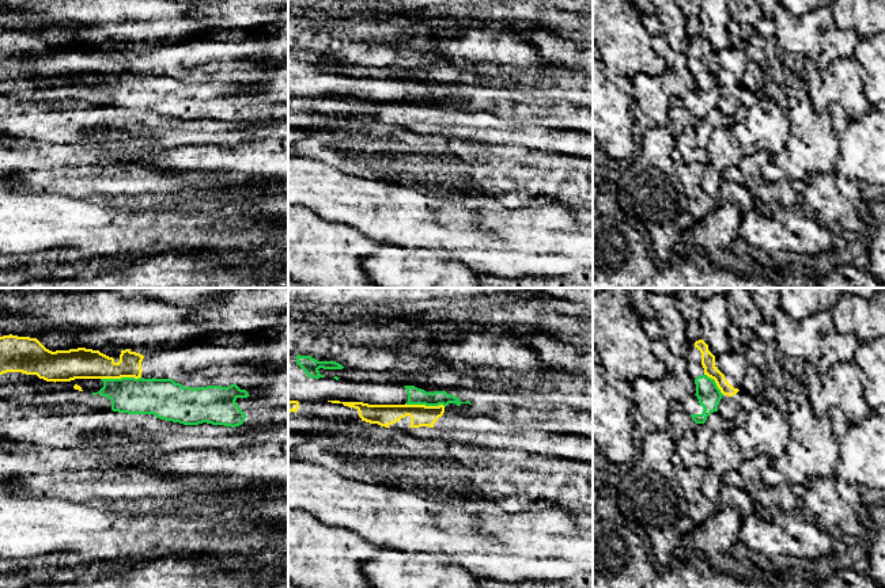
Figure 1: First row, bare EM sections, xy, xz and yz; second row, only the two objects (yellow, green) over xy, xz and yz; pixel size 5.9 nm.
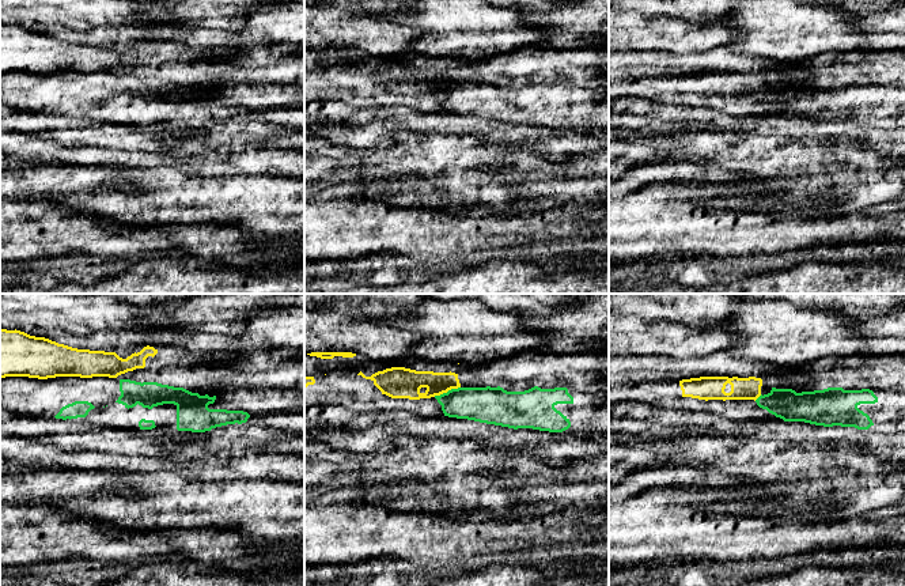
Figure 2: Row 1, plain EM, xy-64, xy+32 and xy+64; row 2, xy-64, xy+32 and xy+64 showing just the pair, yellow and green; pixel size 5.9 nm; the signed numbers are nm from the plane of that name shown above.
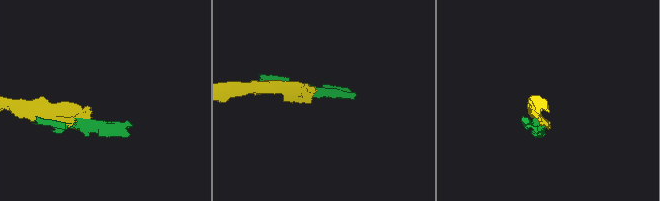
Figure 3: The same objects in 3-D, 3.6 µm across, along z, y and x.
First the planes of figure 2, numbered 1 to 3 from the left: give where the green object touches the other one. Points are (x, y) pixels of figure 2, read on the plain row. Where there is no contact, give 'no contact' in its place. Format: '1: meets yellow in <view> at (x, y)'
1: no contact
2: meets yellow in xy+32 at (446, 87)
3: meets yellow in xy+64 at (757, 93)

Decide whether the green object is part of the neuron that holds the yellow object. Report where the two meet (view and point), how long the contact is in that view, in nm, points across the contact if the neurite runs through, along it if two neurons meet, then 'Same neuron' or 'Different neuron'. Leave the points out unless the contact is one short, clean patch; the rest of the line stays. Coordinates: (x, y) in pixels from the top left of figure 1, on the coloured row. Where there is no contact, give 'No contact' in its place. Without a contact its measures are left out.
Touches yellow at xy (120, 378). Shared border 240 nm. Boundary: xy (140, 376), (101, 379). Different neuron

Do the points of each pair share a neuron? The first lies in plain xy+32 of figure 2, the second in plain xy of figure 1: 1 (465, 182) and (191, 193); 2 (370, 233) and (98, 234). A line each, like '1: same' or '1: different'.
1: different
2: same

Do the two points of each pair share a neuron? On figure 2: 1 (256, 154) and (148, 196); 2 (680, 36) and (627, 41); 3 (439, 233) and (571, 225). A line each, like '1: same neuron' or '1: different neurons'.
1: different neurons
2: same neuron
3: same neuron

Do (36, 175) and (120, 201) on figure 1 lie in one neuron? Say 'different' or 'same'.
different

